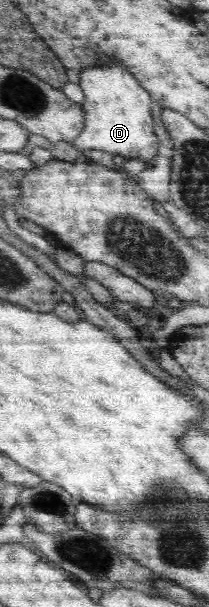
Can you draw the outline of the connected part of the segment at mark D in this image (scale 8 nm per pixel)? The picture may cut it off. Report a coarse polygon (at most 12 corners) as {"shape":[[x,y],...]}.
{"shape":[[81,70],[76,150],[147,165],[164,153],[154,100],[132,73]]}

